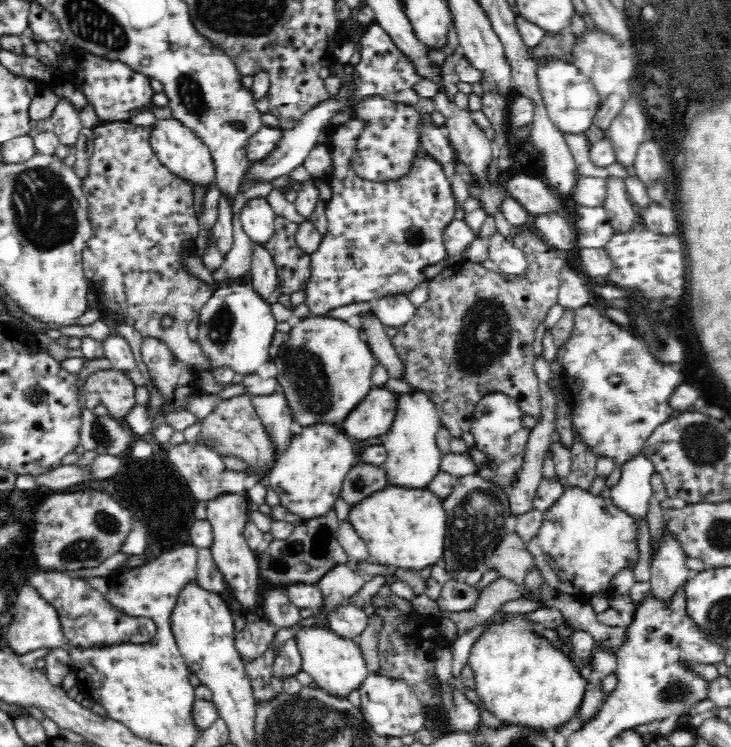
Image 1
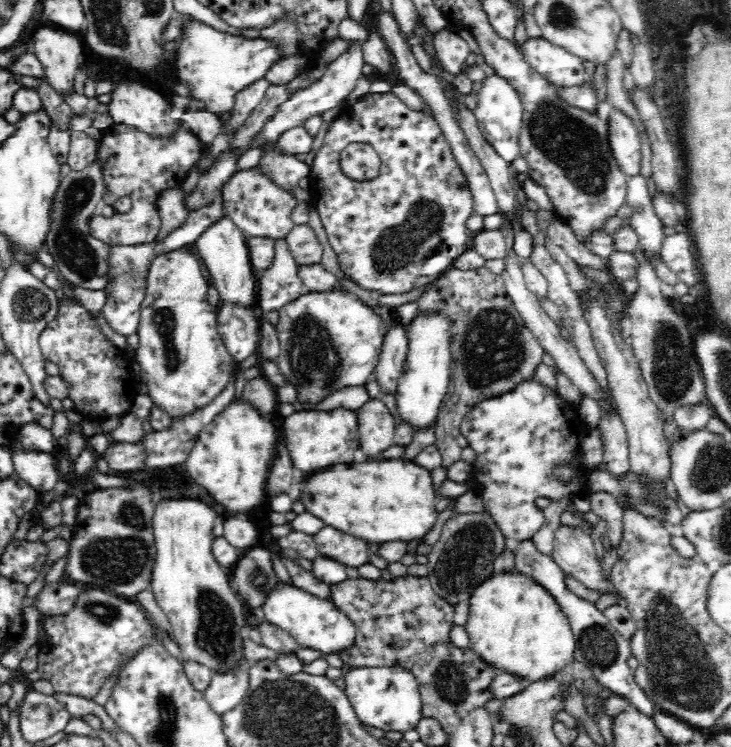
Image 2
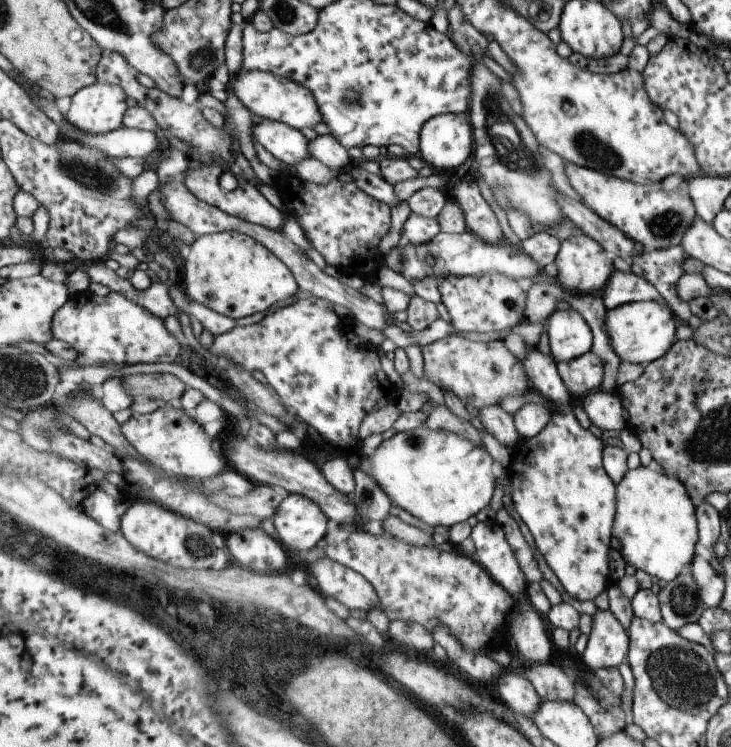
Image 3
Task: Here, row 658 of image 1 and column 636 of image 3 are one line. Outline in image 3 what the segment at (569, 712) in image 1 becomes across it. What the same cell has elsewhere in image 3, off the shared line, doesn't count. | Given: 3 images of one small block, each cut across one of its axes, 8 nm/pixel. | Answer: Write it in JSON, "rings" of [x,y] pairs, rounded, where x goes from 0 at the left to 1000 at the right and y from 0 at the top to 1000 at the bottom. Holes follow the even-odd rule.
{"rings":[[[881,624],[862,628],[844,645],[844,699],[840,722],[854,751],[911,780],[941,762],[956,726],[952,673],[923,637]]]}

